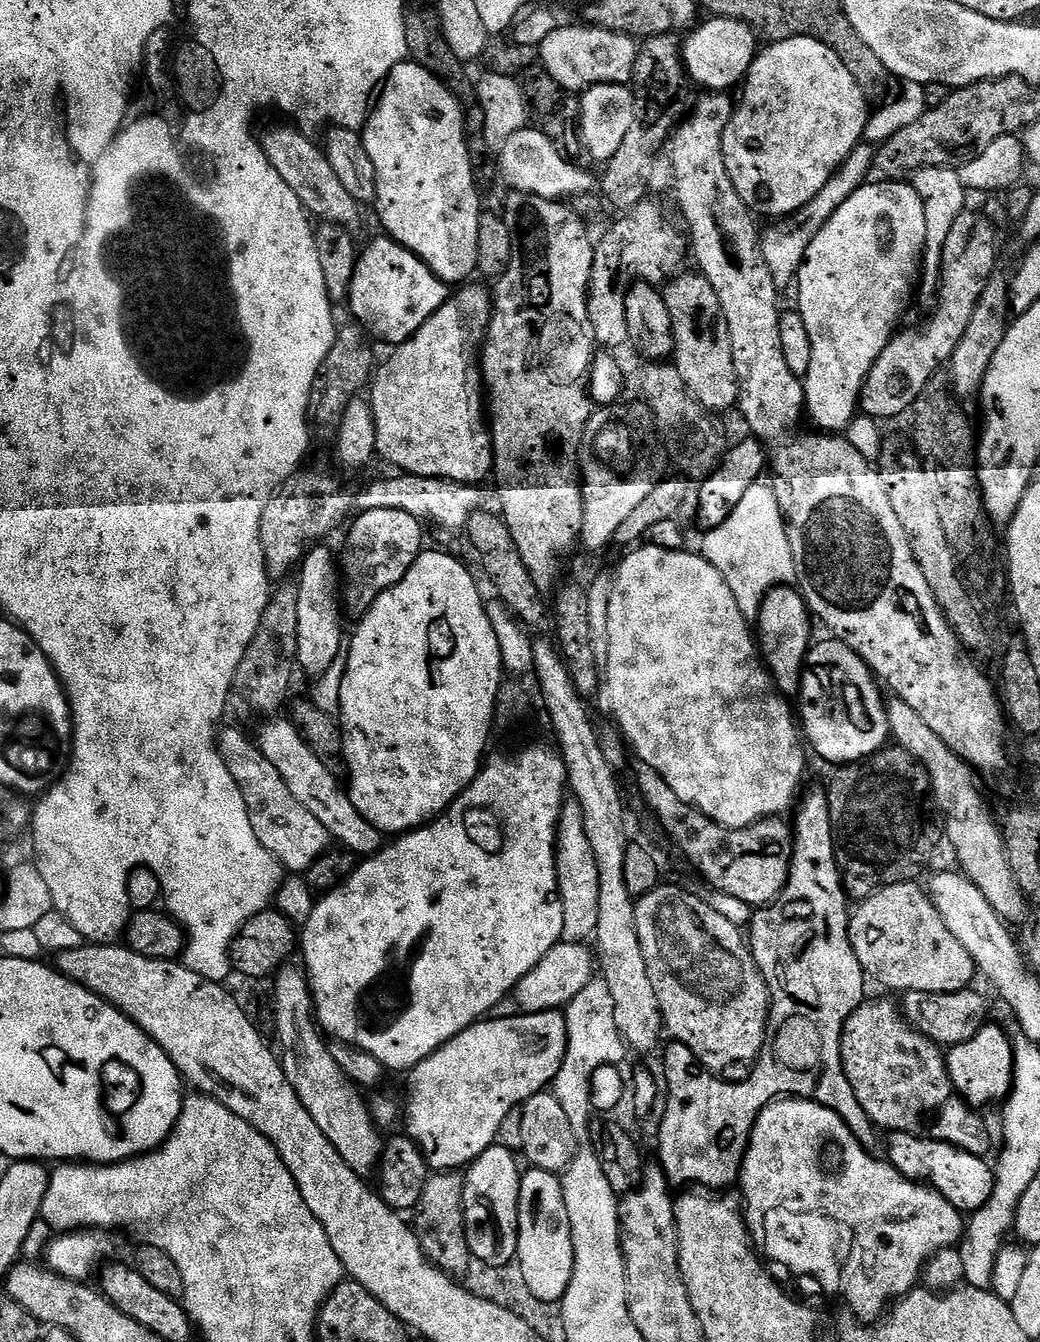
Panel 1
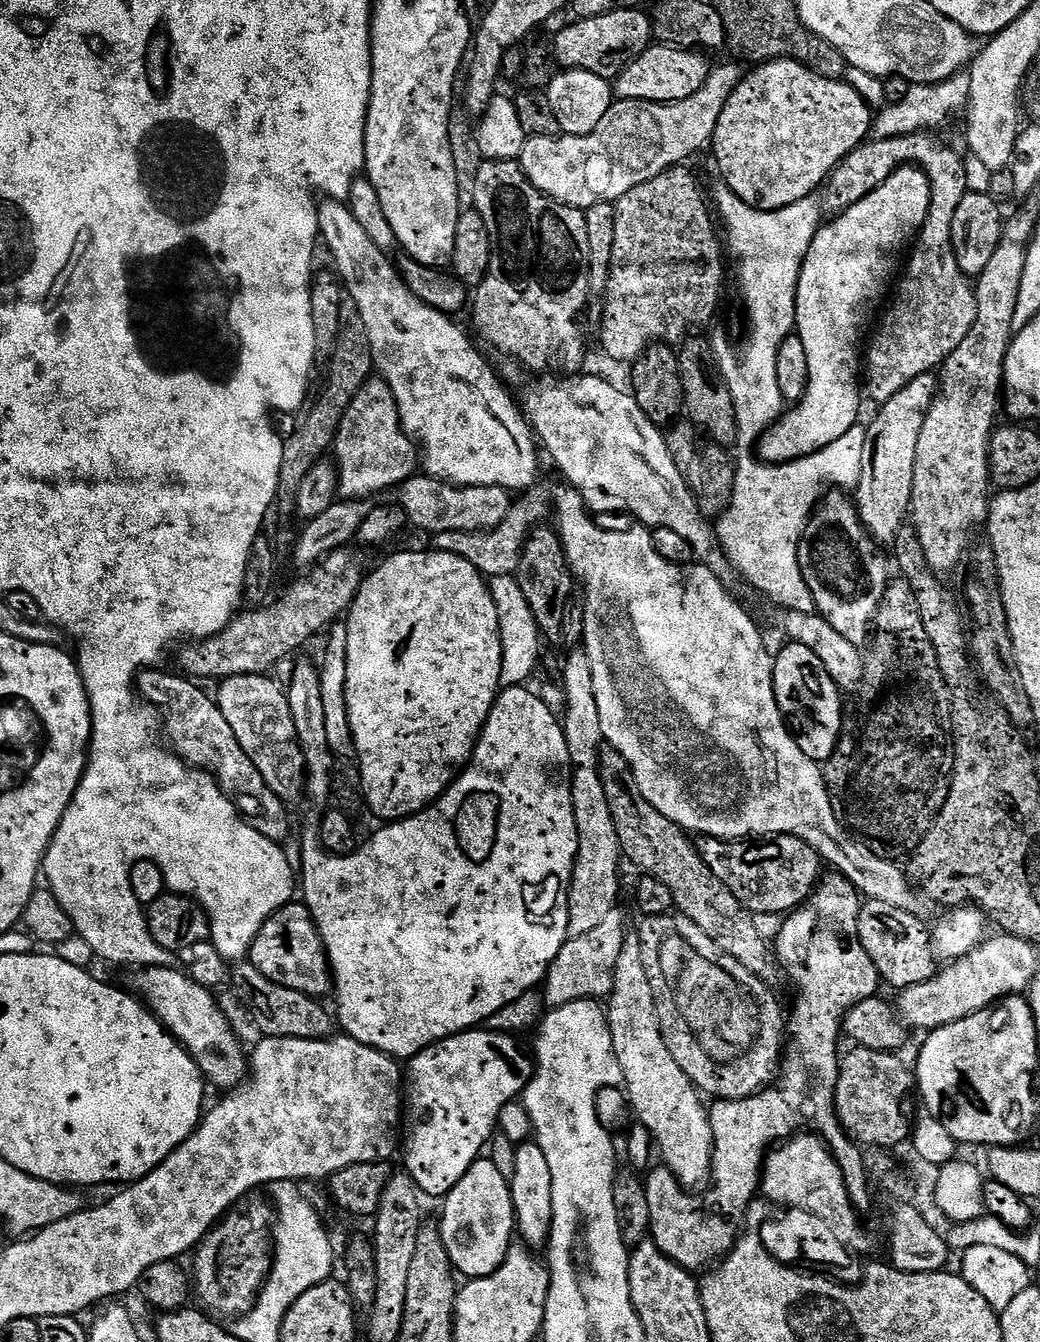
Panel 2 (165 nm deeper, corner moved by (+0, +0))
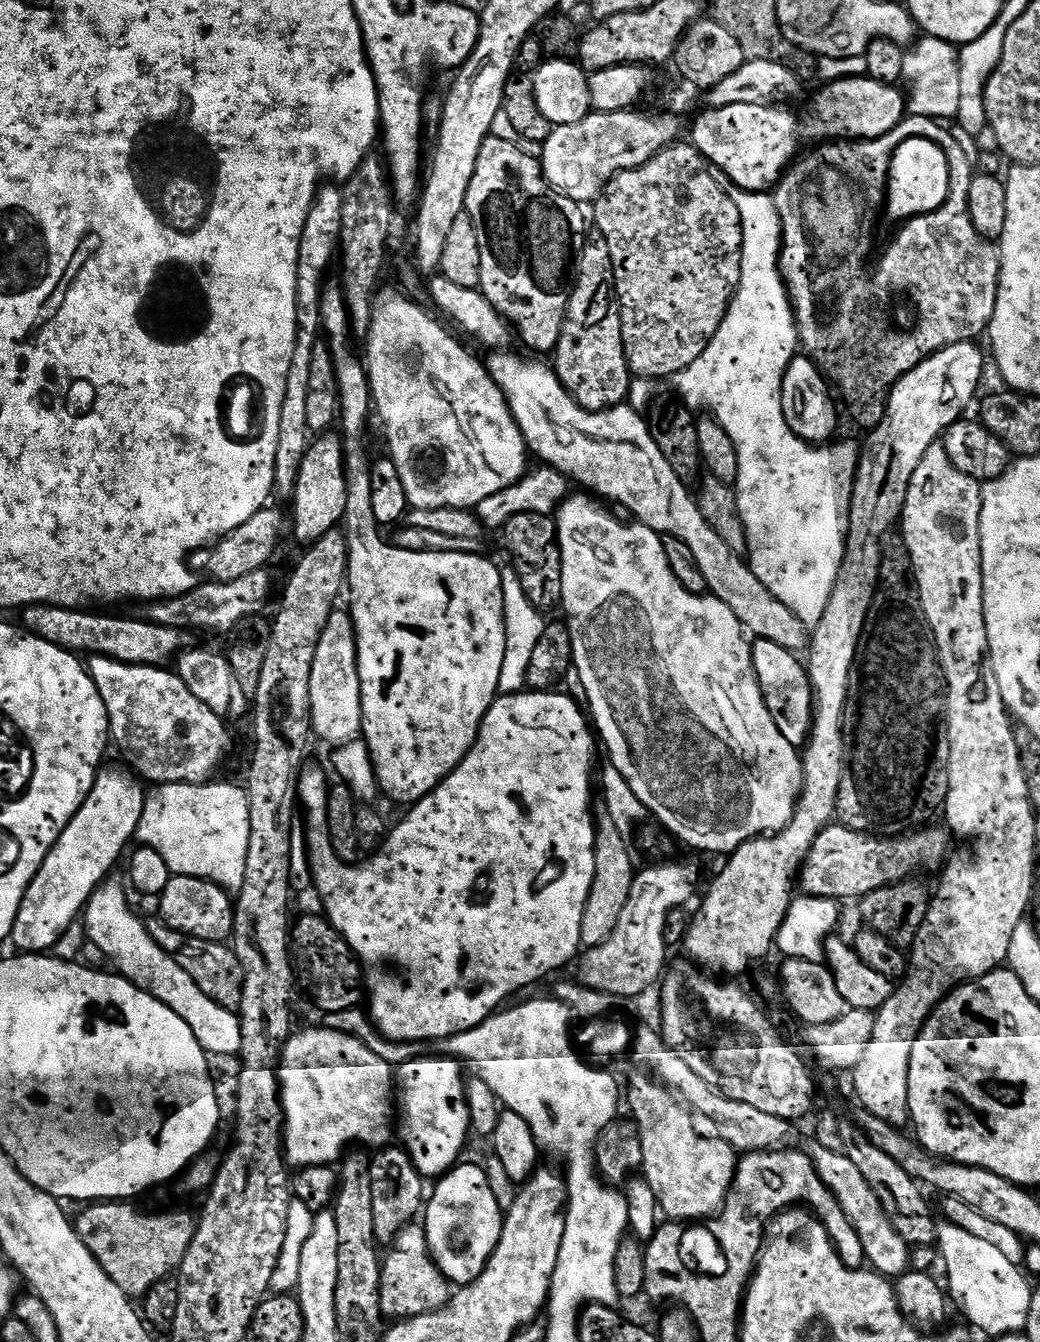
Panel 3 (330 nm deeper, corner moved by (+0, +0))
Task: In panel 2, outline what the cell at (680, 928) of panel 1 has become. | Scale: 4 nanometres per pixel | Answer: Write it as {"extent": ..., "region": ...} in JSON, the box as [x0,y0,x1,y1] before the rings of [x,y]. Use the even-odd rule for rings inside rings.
{"extent":[638,911,786,1100],"region":[[[675,911],[667,912],[661,916],[646,916],[639,921],[638,931],[640,934],[640,945],[642,946],[642,966],[646,966],[646,978],[650,978],[650,990],[654,990],[654,1006],[658,1014],[658,1026],[662,1030],[662,1038],[666,1042],[666,1050],[674,1054],[674,1062],[682,1066],[684,1073],[692,1079],[692,1083],[700,1089],[701,1093],[712,1095],[716,1100],[741,1100],[761,1091],[765,1086],[771,1085],[778,1075],[780,1061],[782,1059],[782,1037],[786,1032],[786,1016],[780,1013],[780,1004],[769,985],[764,984],[738,958],[732,958],[713,942],[710,937],[699,927],[690,922],[690,918],[677,914]]]}

